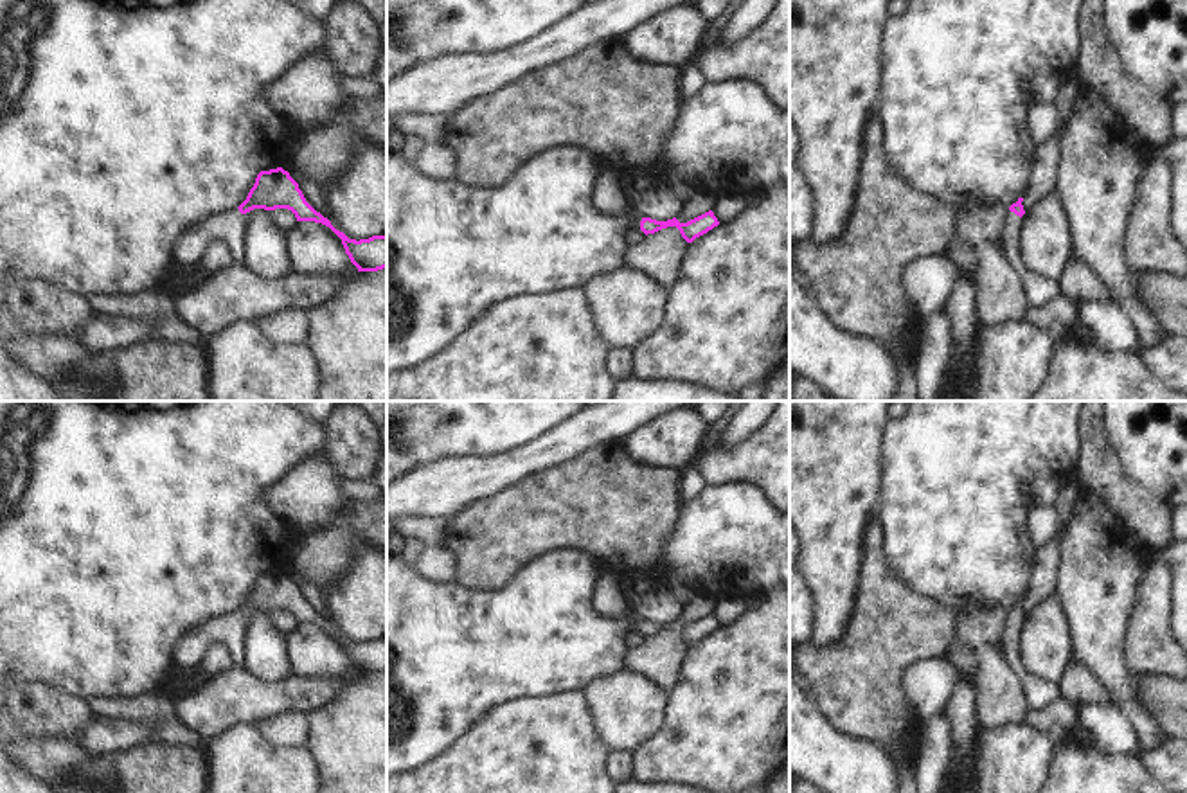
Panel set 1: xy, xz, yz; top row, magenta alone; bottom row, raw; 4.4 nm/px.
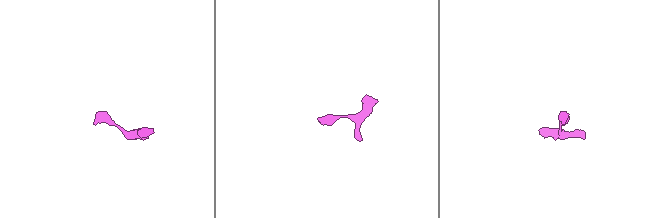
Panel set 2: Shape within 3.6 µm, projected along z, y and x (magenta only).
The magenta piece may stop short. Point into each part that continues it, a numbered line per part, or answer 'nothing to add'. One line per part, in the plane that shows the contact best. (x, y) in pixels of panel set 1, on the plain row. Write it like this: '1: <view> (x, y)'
1: yz (1038, 693)

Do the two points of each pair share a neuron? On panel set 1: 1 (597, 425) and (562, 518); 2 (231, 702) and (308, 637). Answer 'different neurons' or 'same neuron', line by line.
1: different neurons
2: different neurons

